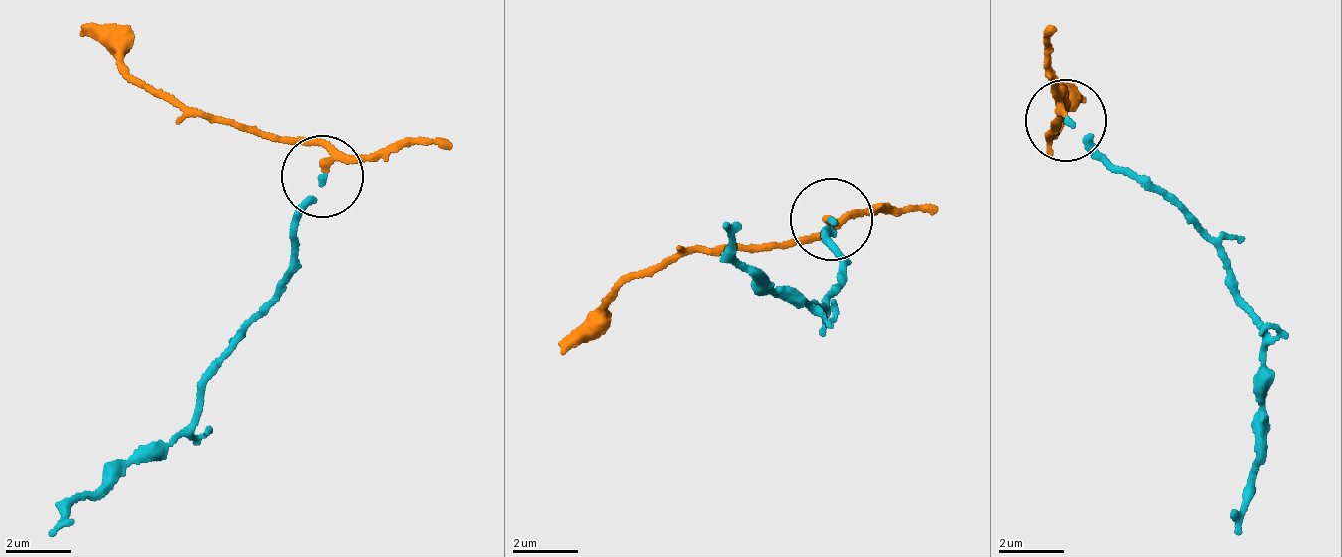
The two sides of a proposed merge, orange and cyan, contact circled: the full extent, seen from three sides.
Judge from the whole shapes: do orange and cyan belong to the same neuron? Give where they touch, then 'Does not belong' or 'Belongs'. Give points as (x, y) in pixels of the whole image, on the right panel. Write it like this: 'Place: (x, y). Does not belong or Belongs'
Place: (1066, 120). Does not belong

